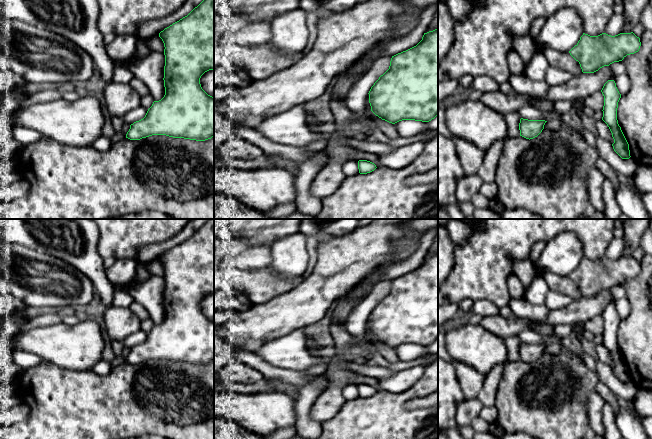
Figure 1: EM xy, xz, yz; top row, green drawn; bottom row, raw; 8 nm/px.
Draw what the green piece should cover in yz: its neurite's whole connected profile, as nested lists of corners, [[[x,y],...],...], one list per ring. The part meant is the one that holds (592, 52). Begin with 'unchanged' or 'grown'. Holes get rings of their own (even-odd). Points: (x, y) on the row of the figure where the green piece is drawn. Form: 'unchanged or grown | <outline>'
unchanged | [[[633,32],[615,36],[606,33],[590,36],[583,33],[569,53],[579,62],[583,73],[594,73],[604,66],[622,61],[627,55],[638,52],[640,46],[640,38]]]

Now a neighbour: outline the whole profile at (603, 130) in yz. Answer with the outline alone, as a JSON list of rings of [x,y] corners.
[[[603,120],[596,121],[595,124],[596,124],[596,129],[598,131],[599,136],[607,140],[611,144],[613,144],[614,139],[612,137],[612,133],[609,127],[607,126],[607,124]]]

